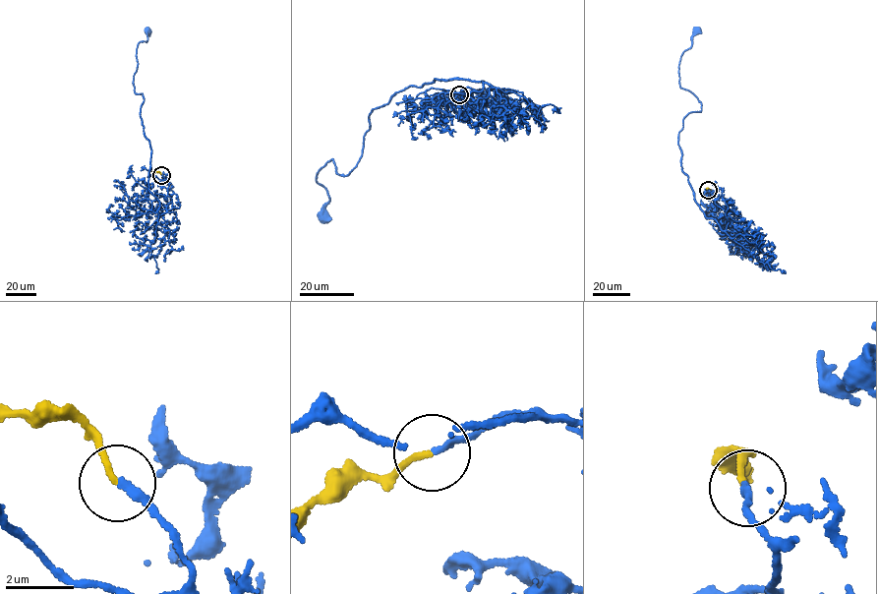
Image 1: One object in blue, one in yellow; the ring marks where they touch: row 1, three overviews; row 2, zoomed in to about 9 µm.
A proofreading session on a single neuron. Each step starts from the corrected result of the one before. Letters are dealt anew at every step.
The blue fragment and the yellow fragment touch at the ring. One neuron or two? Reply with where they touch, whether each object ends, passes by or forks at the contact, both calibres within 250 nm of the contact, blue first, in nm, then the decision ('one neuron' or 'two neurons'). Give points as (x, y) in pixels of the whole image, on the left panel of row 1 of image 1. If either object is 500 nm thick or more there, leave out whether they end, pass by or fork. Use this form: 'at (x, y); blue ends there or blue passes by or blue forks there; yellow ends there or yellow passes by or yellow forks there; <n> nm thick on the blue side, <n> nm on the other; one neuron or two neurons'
at (161, 175); blue ends there; yellow ends there; 200 nm thick on the blue side, 170 nm on the other; one neuron

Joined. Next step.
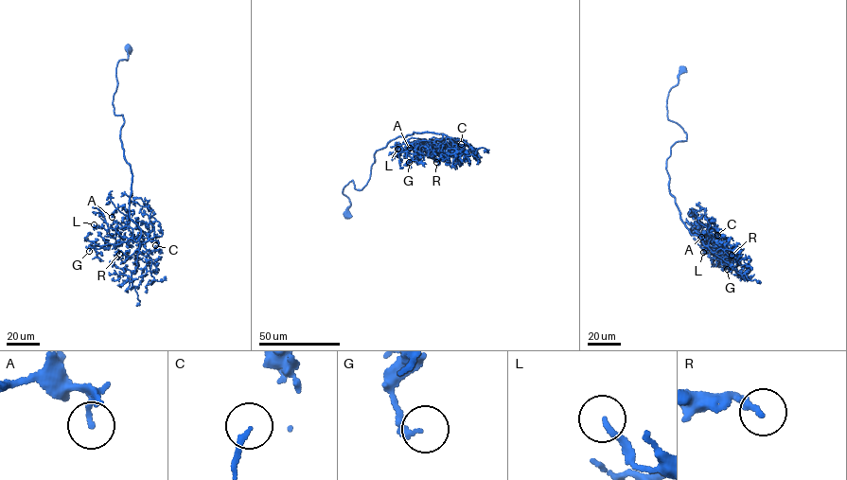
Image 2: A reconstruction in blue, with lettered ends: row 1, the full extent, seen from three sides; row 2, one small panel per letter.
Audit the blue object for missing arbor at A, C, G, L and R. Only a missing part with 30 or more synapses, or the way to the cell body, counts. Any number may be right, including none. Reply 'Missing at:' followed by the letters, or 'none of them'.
Missing at: A, L

